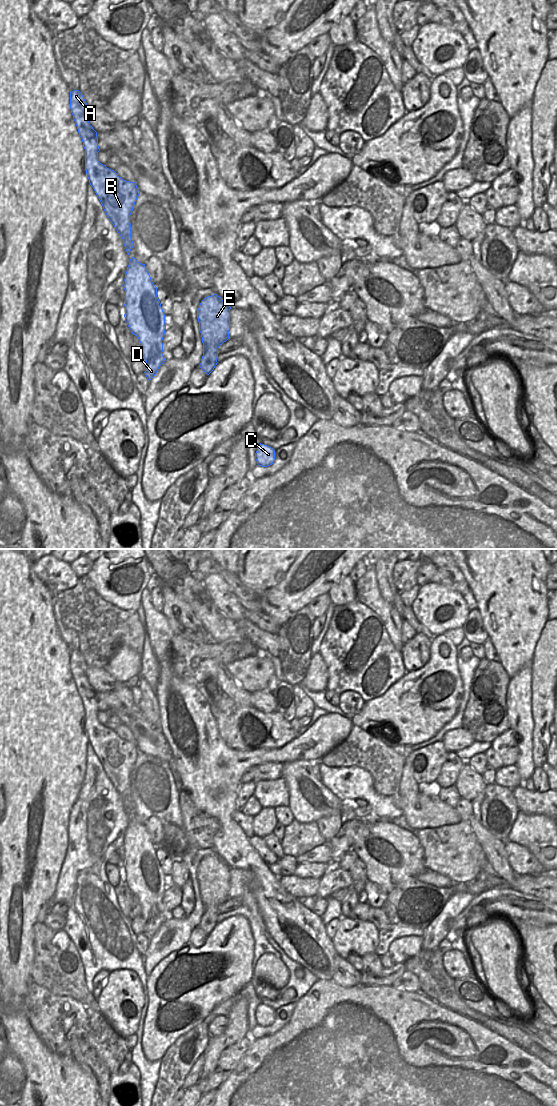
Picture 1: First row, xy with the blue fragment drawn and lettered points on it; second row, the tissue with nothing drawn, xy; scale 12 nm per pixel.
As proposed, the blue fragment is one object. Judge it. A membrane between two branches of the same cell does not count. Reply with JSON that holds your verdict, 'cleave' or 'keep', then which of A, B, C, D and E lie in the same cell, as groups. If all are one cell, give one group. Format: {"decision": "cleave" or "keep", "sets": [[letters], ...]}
{"decision": "keep", "sets": [["A", "B", "C", "D", "E"]]}

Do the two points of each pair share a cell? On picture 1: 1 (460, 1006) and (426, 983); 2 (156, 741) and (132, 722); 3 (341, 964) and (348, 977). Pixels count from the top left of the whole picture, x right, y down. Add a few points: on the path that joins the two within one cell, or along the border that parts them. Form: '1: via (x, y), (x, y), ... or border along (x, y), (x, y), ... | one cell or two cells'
1: via (452, 1001), (434, 983) | one cell
2: via (150, 738), (138, 726) | one cell
3: via (342, 967), (345, 974) | one cell

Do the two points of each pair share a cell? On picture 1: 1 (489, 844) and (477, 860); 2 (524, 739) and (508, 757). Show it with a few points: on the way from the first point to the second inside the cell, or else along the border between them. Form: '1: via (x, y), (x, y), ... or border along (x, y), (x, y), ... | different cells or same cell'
1: border along (472, 831), (486, 859) | different cells
2: border along (510, 728), (516, 735), (517, 760), (515, 764) | different cells

